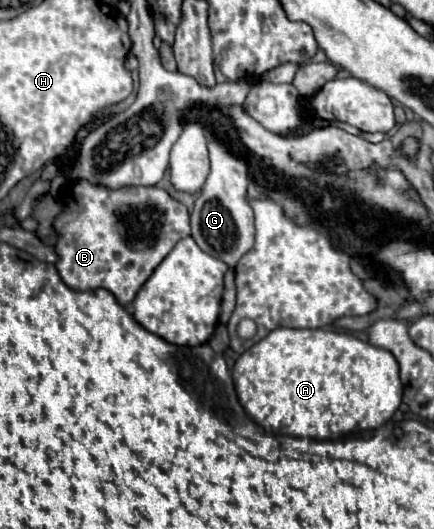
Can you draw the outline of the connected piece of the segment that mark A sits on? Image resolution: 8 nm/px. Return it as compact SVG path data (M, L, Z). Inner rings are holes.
M278 327L240 355L232 377L246 413L266 431L292 437L336 439L356 429L376 429L386 423L402 403L402 383L394 355L342 330Z

